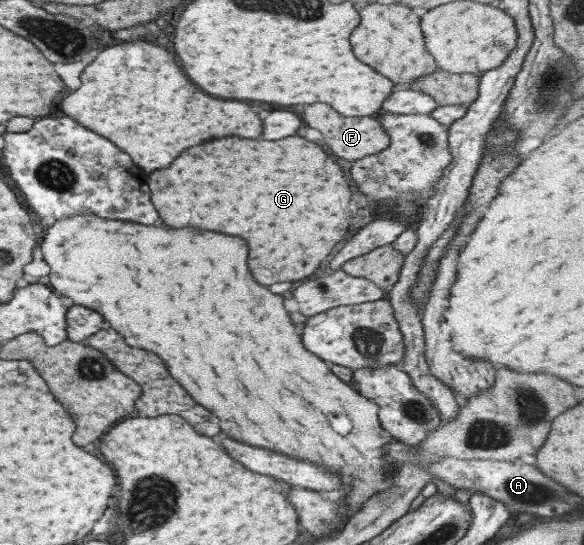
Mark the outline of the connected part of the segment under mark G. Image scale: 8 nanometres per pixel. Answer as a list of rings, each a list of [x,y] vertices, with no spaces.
[[[221,137],[215,141],[207,141],[207,143],[201,143],[197,147],[185,149],[167,169],[159,169],[159,171],[149,173],[147,185],[151,189],[151,203],[153,203],[155,211],[159,211],[159,217],[167,227],[199,227],[199,229],[217,231],[217,233],[225,233],[225,235],[237,235],[237,237],[245,239],[245,243],[249,247],[247,267],[259,285],[271,285],[271,283],[279,283],[279,281],[297,281],[297,279],[311,275],[319,267],[319,263],[331,253],[333,245],[343,239],[343,235],[349,227],[349,221],[351,221],[351,217],[349,217],[351,193],[349,193],[349,187],[341,175],[341,169],[329,159],[327,153],[323,153],[321,147],[317,147],[311,141],[305,141],[303,137],[287,137],[281,141],[255,141],[255,139],[243,139],[243,137]]]

